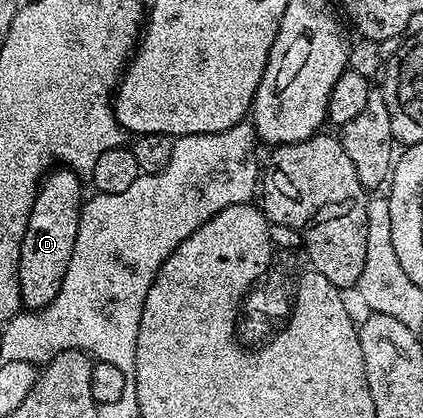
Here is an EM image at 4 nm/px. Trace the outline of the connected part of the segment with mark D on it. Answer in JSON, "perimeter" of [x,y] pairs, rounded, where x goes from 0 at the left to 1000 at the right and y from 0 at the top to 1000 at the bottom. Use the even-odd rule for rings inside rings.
{"perimeter":[[[137,397],[111,409],[97,433],[90,464],[47,579],[47,703],[52,734],[61,742],[109,737],[142,703],[151,656],[161,656],[161,627],[170,617],[170,589],[180,589],[180,550],[189,541],[189,512],[199,486],[187,414]]]}

